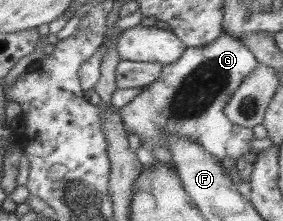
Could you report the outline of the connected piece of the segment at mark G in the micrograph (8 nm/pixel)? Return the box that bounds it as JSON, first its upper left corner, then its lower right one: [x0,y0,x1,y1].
[120,32,258,166]

